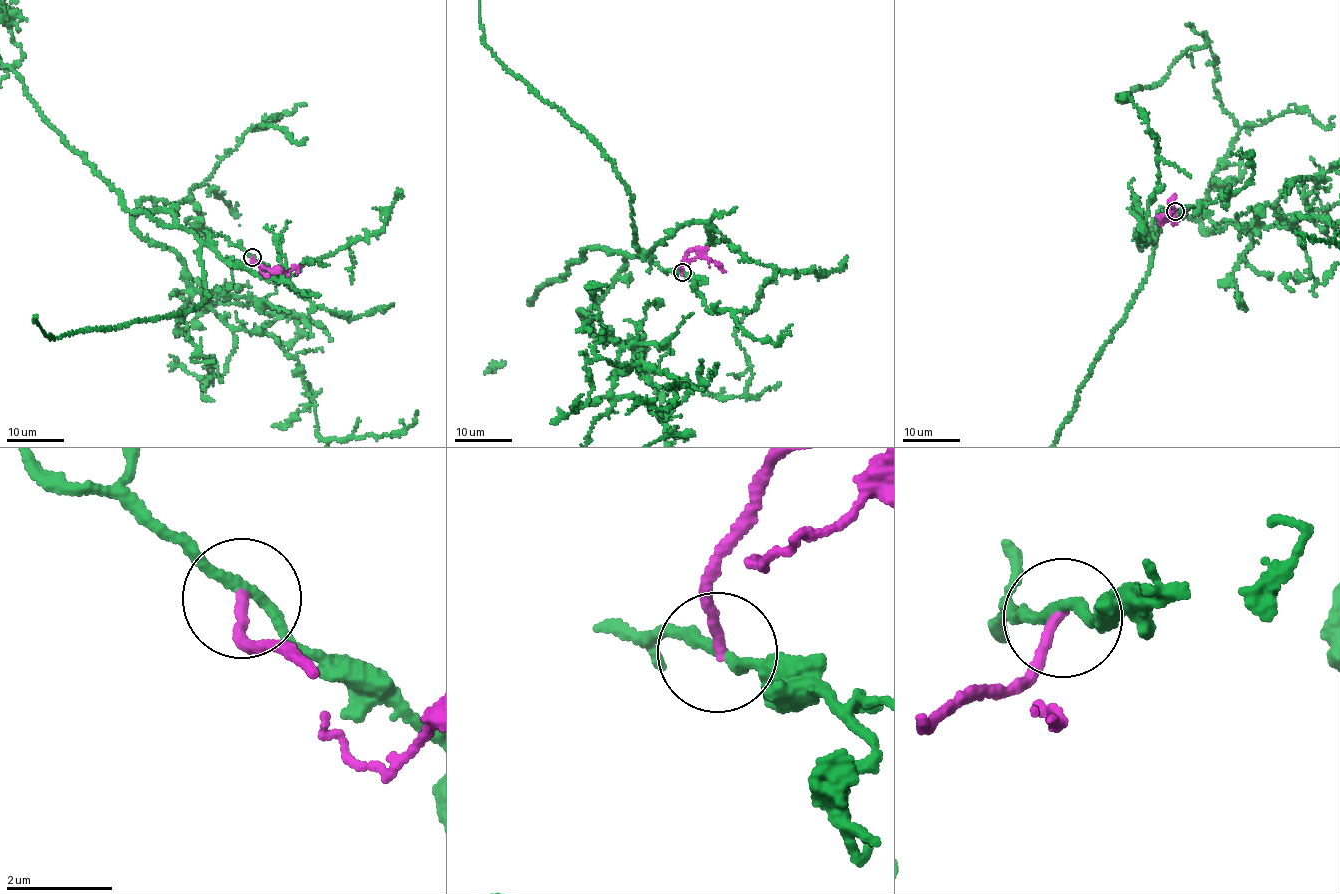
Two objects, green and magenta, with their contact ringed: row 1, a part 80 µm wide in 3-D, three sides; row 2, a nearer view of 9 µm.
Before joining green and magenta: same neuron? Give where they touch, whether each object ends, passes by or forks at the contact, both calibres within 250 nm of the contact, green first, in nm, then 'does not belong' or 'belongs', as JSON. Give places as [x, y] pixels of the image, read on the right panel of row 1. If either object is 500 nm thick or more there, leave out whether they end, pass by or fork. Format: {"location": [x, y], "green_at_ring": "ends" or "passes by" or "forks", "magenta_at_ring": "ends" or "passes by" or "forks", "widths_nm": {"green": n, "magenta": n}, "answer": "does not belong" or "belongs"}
{"location": [1175, 211], "green_at_ring": "passes by", "magenta_at_ring": "ends", "widths_nm": {"green": 190, "magenta": 190}, "answer": "does not belong"}

